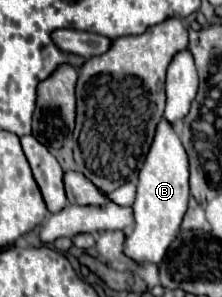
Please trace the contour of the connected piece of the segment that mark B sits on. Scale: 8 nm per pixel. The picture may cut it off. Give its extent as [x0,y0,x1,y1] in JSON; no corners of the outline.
[124,118,188,264]

